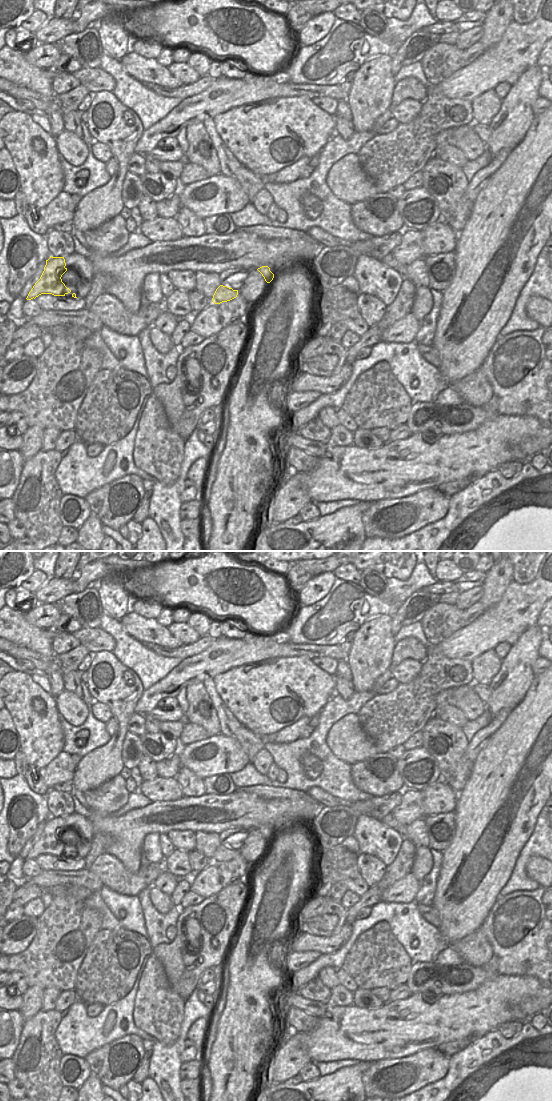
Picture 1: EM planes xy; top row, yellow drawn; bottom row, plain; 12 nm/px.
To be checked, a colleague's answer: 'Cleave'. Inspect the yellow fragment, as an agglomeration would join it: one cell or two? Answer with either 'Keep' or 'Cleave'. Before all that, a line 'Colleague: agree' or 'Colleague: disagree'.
Colleague: disagree
Keep

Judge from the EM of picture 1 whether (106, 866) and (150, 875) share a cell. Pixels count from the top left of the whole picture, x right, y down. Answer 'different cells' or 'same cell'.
same cell

